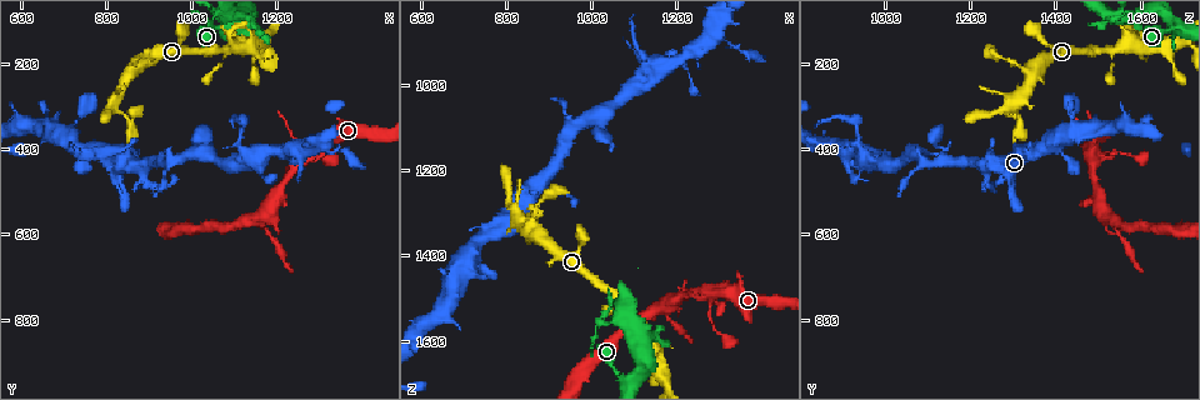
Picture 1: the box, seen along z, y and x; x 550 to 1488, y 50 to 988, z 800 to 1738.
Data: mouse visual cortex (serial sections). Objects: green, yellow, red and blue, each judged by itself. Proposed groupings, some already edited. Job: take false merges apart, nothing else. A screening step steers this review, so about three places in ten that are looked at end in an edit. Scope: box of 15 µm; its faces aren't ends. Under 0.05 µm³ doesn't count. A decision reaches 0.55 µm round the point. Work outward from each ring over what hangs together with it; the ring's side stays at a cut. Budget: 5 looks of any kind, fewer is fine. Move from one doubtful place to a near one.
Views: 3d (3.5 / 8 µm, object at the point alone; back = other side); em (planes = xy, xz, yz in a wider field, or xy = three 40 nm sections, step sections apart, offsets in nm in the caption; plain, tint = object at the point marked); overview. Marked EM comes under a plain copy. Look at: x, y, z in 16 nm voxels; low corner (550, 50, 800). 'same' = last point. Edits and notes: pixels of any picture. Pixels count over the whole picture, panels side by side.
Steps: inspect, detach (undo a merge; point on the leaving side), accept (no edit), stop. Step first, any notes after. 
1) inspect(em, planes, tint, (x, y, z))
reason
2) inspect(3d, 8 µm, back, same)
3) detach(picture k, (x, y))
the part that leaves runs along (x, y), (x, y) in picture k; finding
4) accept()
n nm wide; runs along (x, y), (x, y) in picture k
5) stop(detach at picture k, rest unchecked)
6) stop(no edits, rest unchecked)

inspect(3d, 3.5 µm, (1165, 405, 965))
calibre changes

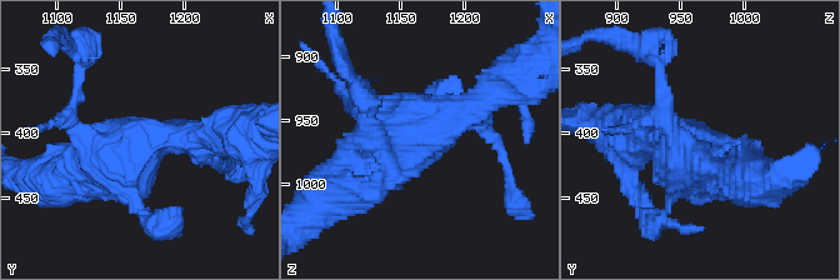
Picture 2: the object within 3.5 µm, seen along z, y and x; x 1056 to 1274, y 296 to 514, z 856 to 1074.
inspect(em, xy, step 3, tint, (1162, 412, 958))
now the EM

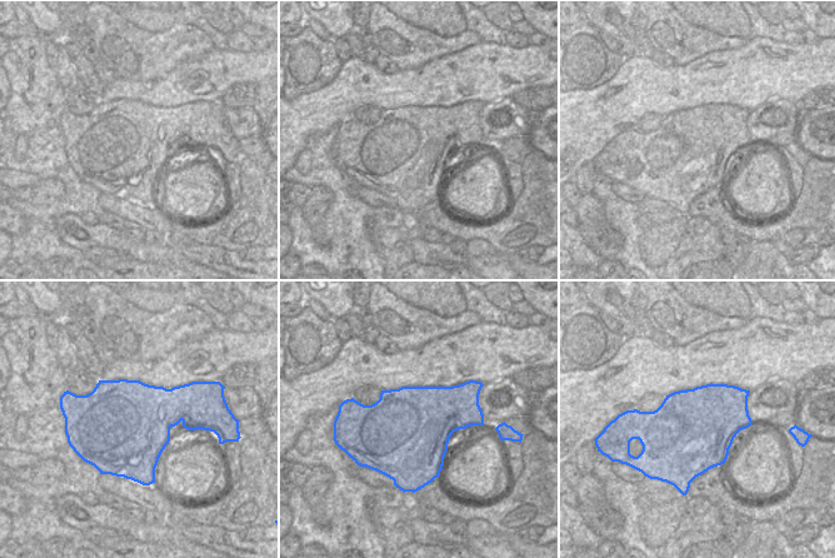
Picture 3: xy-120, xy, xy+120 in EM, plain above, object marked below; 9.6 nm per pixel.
accept()
runs along (345, 186), (471, 109) in picture 2; all the same cell

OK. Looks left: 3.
inspect(3d, 3.5 µm, (1285, 400, 1485))
abrupt turn

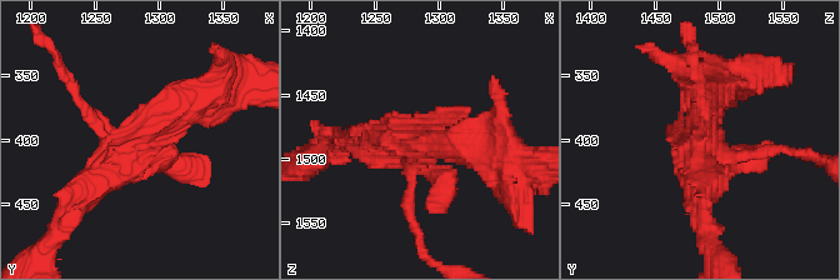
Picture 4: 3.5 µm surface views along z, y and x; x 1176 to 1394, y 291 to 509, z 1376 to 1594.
inspect(em, planes, tint, (1282, 400, 1484))
now the EM

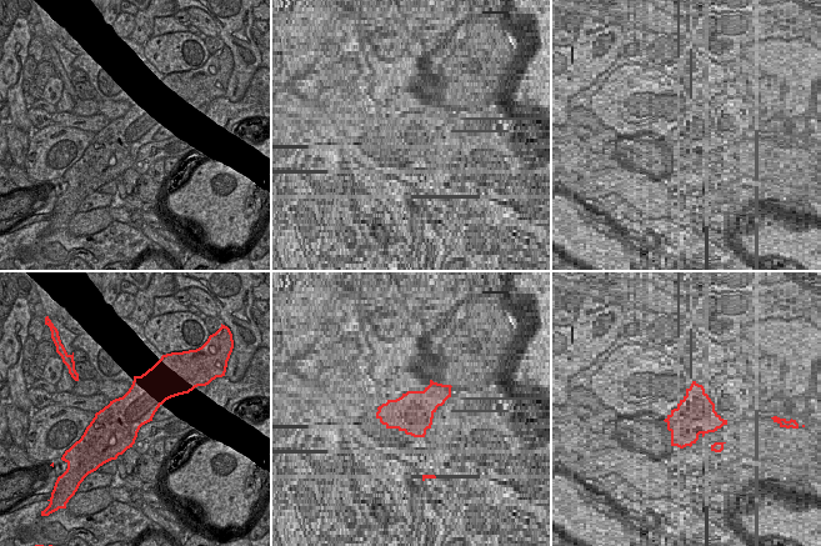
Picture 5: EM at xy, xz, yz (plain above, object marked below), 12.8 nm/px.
accept()
runs along (203, 96), (164, 111), (80, 204) in picture 4; continuous, no second cell

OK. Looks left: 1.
stop(no edits, rest unchecked)

